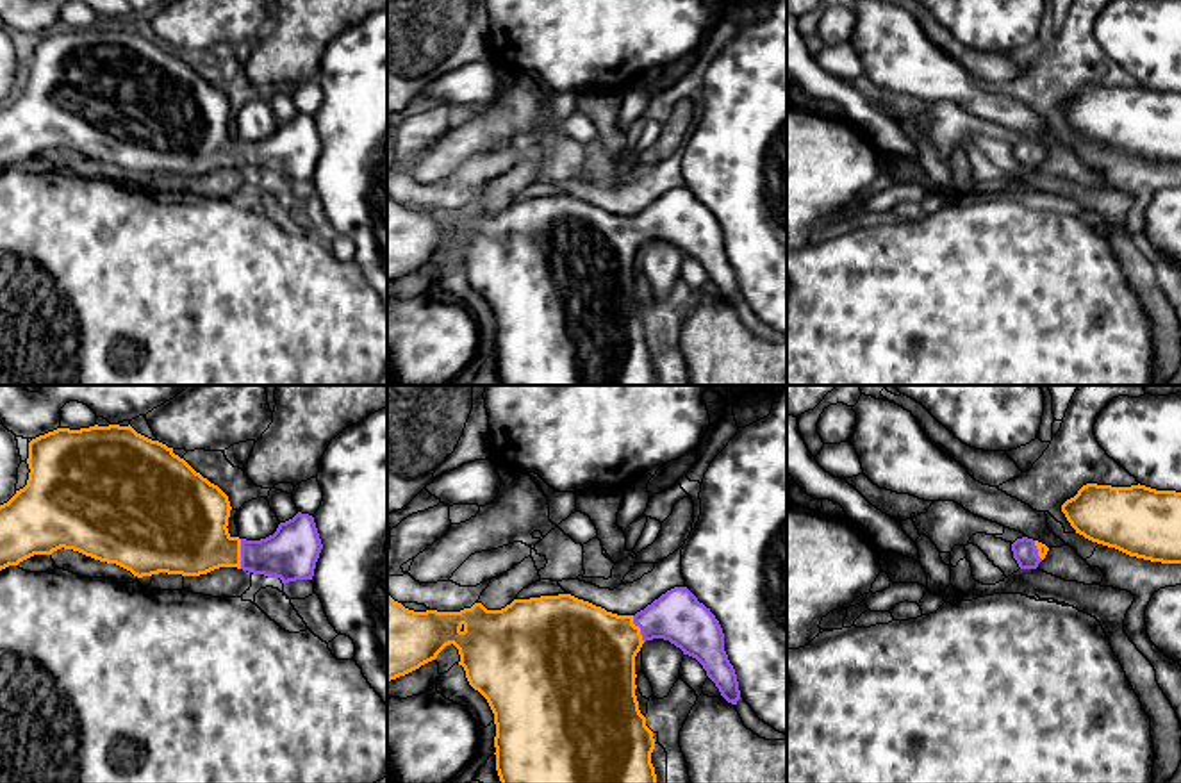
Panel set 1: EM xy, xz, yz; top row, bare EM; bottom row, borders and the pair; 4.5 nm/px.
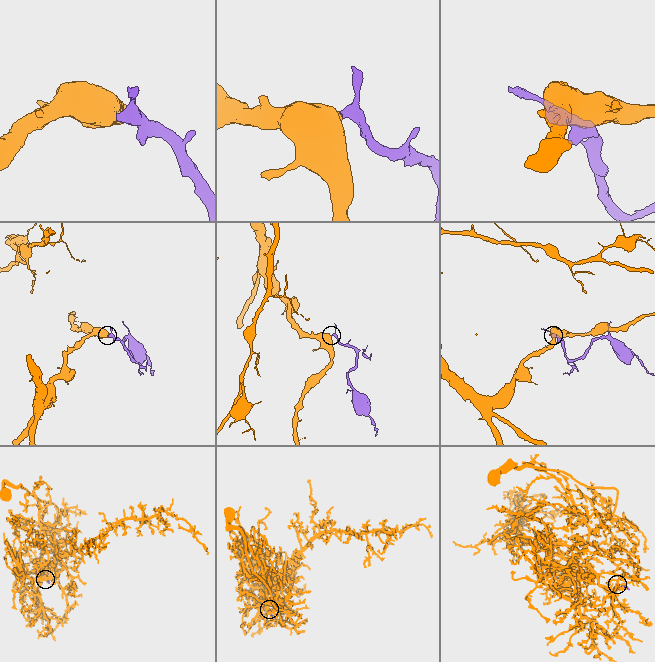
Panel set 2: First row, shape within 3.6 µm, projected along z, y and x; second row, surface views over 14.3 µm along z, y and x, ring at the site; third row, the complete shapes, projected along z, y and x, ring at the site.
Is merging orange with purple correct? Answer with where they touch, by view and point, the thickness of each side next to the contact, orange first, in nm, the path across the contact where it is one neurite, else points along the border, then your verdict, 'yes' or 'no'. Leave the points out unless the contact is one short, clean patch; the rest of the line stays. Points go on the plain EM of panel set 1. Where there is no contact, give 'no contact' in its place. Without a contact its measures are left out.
contact xy (239, 154); calibres 360 and 240 nm; way xy (188, 134), (198, 143), (239, 154), (291, 152); yes

